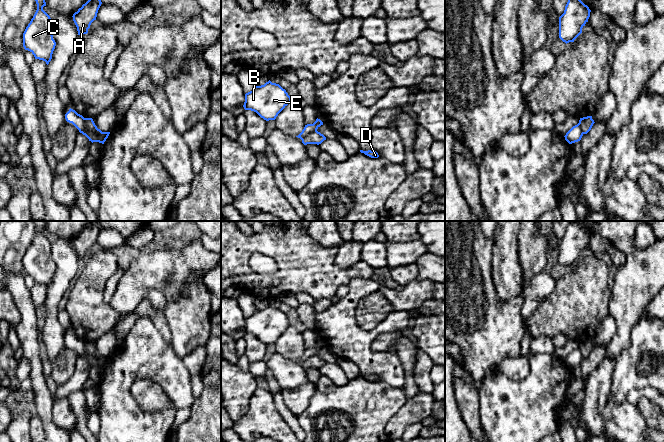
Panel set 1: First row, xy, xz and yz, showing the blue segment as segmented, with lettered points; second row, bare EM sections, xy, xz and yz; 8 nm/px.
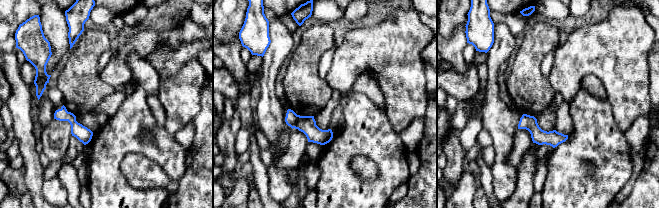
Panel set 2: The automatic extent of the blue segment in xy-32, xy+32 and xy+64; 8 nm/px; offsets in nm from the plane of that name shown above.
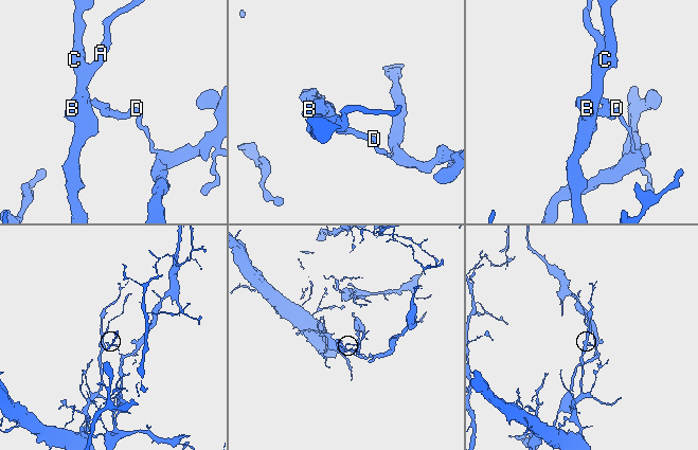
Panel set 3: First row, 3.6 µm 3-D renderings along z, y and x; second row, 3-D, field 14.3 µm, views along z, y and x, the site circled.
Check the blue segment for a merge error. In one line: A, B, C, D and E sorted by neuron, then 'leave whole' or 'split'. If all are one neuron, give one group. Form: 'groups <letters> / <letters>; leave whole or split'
groups A B C E / D; split

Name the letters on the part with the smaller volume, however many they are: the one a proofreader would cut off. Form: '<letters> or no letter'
D

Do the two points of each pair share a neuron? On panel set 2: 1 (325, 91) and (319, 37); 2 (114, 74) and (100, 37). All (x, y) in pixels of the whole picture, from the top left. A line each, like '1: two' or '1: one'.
1: one
2: two

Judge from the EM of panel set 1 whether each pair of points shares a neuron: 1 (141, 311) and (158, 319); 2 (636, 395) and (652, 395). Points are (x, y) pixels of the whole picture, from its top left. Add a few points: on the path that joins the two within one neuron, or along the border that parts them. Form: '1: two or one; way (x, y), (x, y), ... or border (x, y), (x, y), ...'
1: one; way (145, 311), (149, 311), (154, 315)
2: one; way (640, 394), (648, 394)

